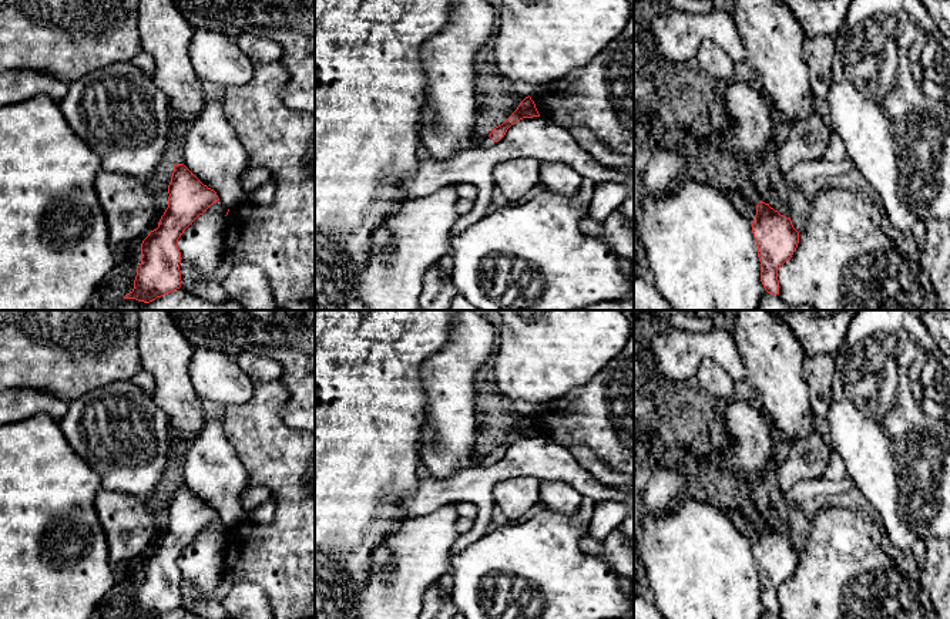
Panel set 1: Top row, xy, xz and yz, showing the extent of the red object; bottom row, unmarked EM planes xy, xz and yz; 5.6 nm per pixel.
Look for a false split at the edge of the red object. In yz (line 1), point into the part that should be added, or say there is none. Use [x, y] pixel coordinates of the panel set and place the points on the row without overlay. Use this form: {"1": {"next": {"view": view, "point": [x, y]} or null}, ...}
{"1": {"next": null}}

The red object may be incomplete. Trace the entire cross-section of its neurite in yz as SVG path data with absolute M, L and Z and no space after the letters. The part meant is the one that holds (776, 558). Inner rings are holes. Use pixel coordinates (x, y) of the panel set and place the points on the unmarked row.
M759 519L752 552L758 564L761 601L768 612L779 613L778 589L796 569L799 551L793 546L790 536Z

